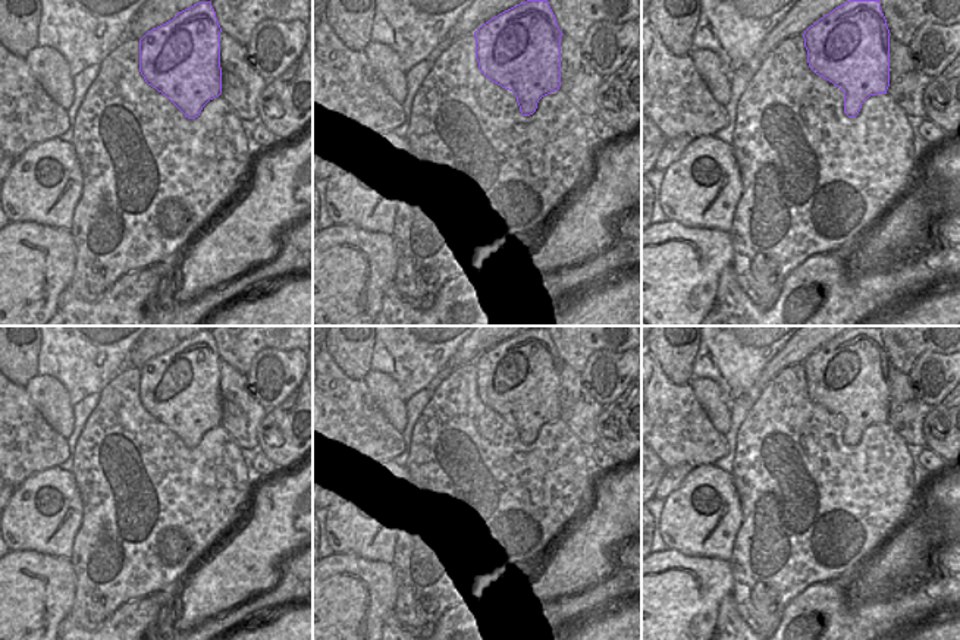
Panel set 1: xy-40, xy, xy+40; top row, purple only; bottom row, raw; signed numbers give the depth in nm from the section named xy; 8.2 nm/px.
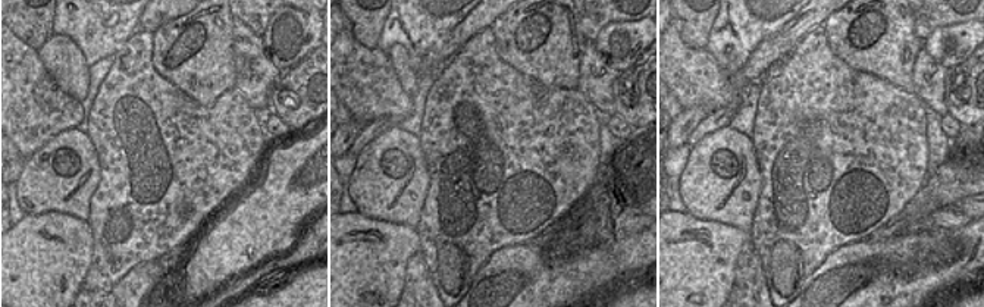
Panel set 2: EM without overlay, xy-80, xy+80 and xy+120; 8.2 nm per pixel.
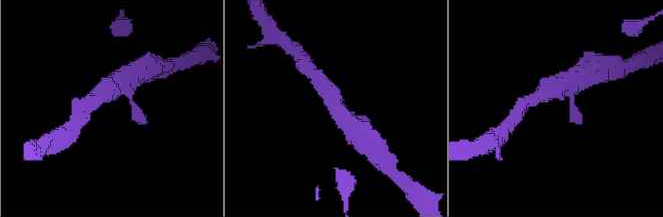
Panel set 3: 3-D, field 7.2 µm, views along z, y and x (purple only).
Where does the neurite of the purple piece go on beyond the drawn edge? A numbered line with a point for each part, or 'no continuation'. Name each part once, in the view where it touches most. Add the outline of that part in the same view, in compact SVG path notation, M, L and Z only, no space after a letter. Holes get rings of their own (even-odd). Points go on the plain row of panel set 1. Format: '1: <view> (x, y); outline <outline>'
no continuation

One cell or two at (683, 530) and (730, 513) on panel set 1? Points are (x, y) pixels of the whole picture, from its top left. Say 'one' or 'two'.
one

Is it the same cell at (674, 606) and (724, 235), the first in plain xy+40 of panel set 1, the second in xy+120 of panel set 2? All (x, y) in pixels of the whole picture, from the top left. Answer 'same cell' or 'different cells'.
same cell

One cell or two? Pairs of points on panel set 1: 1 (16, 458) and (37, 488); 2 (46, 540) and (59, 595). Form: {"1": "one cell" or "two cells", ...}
{"1": "two cells", "2": "two cells"}

